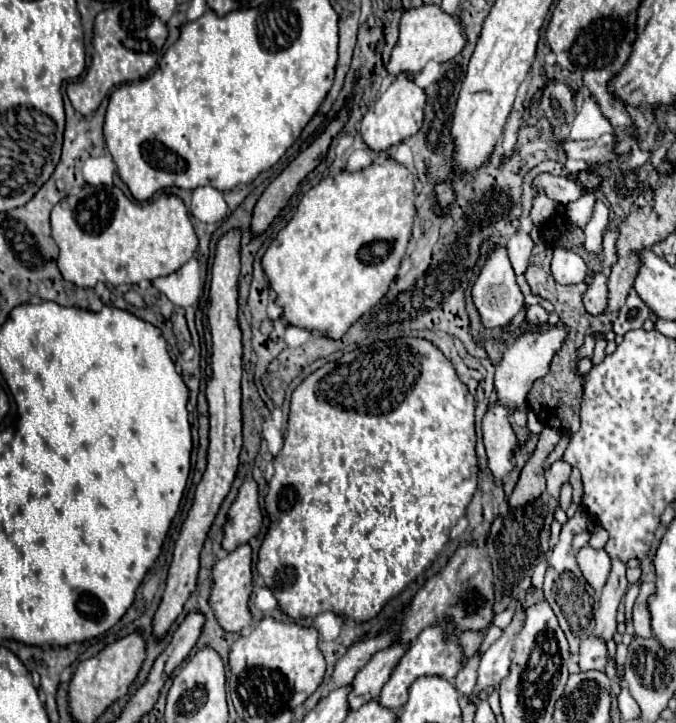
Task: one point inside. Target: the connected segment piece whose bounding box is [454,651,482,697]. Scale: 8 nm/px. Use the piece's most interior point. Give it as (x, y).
(465, 680)

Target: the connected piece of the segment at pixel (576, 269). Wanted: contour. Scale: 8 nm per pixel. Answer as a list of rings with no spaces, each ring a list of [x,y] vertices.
[[[556,247],[552,257],[552,277],[560,285],[582,283],[586,277],[586,265],[576,253]]]

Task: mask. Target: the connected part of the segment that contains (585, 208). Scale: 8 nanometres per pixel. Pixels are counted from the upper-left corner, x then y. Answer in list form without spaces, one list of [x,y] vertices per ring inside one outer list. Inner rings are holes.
[[[586,193],[584,197],[580,197],[580,201],[574,201],[572,205],[566,205],[566,217],[568,221],[572,221],[574,225],[582,227],[588,223],[590,215],[592,215],[592,207],[594,207],[596,195],[594,193]]]

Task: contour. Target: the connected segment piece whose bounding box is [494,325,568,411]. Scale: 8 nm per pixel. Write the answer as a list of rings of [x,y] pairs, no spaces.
[[[562,325],[532,327],[530,331],[520,333],[518,339],[504,351],[504,357],[502,357],[500,365],[496,367],[496,379],[494,379],[494,387],[498,391],[496,401],[500,405],[510,407],[510,411],[514,411],[518,407],[524,407],[528,391],[532,389],[536,379],[540,379],[540,377],[544,377],[548,373],[550,361],[560,351],[566,337],[568,337],[568,331]]]

